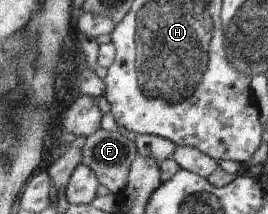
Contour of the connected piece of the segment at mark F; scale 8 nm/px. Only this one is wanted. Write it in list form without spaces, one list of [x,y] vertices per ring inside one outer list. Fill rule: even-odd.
[[[99,128],[87,136],[82,162],[93,167],[102,184],[117,194],[129,184],[132,166],[139,156],[137,143],[124,129]]]

